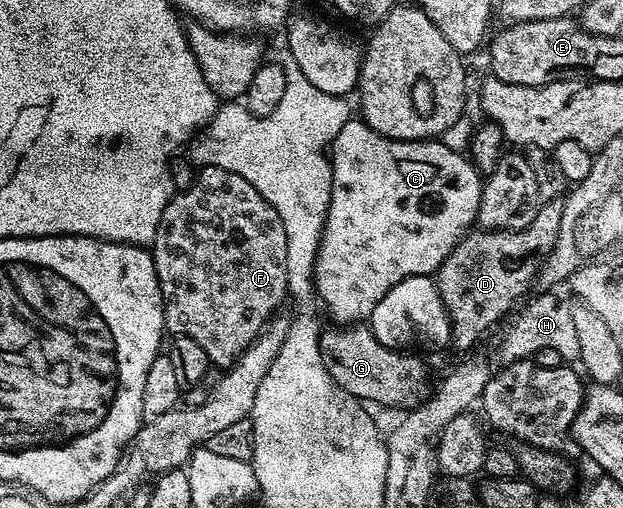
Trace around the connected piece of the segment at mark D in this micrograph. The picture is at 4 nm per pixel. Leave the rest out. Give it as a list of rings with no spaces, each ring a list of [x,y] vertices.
[[[545,201],[538,216],[521,230],[473,228],[461,238],[434,275],[442,304],[452,321],[451,345],[468,350],[528,289],[541,269],[542,258],[556,249],[563,201]]]

